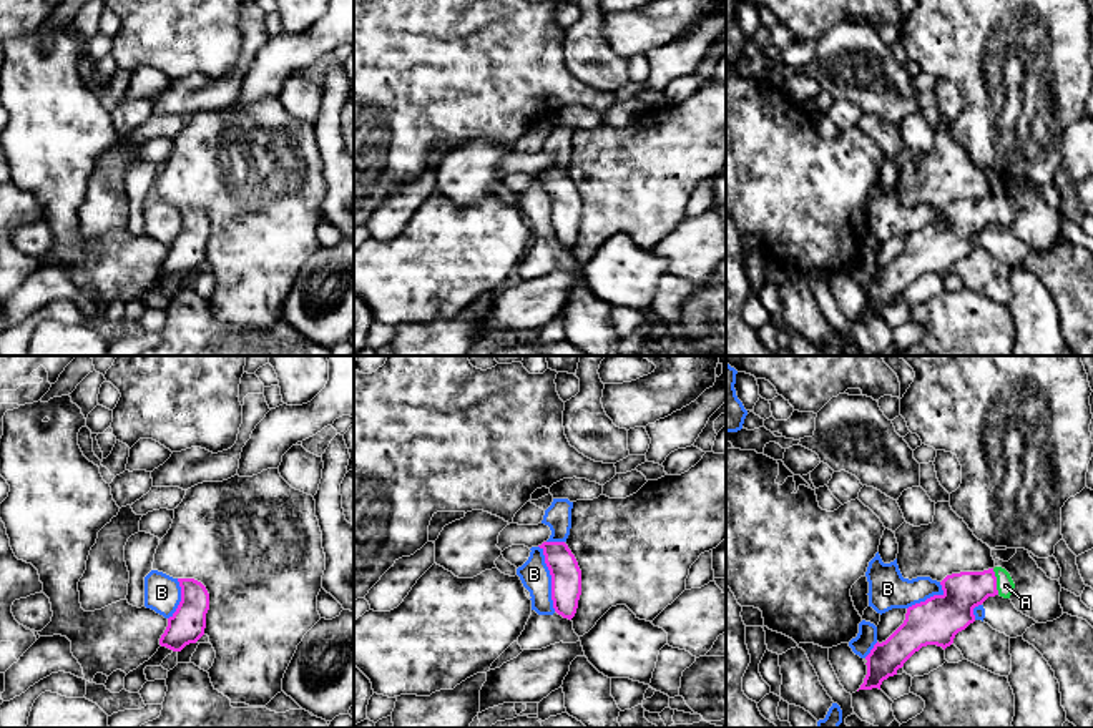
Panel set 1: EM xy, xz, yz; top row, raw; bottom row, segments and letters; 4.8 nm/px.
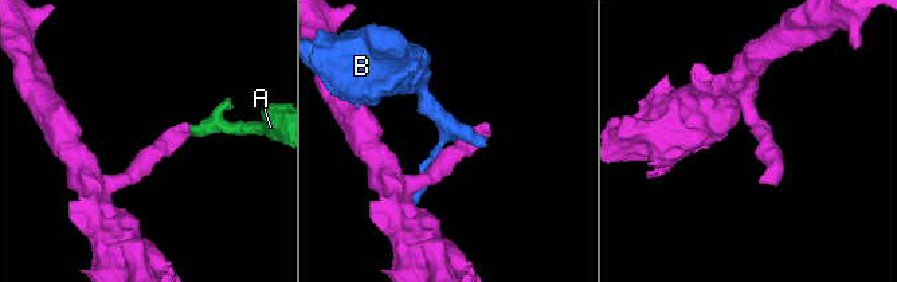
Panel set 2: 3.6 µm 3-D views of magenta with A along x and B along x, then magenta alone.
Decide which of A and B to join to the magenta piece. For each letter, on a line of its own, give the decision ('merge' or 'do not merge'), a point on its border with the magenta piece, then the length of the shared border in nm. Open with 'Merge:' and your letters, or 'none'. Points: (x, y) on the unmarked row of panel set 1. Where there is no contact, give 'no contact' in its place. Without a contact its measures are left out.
Merge: A
A: merge; contact yz (995, 210); length 130 nm
B: do not merge; contact xz (552, 206); length 340 nm

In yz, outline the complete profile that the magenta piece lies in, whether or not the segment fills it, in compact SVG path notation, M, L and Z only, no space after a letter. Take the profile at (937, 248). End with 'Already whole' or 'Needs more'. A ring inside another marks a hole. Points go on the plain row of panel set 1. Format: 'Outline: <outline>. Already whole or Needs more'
Outline: M1002 196L960 199L947 203L942 223L907 236L904 251L882 271L875 271L867 288L867 303L859 317L879 316L922 274L937 273L944 278L953 271L958 259L975 249L973 236L988 224L1010 226L1015 211Z. Needs more

